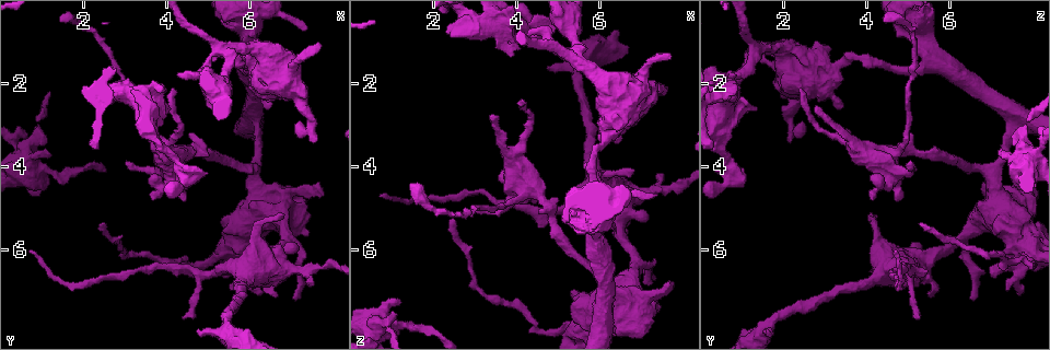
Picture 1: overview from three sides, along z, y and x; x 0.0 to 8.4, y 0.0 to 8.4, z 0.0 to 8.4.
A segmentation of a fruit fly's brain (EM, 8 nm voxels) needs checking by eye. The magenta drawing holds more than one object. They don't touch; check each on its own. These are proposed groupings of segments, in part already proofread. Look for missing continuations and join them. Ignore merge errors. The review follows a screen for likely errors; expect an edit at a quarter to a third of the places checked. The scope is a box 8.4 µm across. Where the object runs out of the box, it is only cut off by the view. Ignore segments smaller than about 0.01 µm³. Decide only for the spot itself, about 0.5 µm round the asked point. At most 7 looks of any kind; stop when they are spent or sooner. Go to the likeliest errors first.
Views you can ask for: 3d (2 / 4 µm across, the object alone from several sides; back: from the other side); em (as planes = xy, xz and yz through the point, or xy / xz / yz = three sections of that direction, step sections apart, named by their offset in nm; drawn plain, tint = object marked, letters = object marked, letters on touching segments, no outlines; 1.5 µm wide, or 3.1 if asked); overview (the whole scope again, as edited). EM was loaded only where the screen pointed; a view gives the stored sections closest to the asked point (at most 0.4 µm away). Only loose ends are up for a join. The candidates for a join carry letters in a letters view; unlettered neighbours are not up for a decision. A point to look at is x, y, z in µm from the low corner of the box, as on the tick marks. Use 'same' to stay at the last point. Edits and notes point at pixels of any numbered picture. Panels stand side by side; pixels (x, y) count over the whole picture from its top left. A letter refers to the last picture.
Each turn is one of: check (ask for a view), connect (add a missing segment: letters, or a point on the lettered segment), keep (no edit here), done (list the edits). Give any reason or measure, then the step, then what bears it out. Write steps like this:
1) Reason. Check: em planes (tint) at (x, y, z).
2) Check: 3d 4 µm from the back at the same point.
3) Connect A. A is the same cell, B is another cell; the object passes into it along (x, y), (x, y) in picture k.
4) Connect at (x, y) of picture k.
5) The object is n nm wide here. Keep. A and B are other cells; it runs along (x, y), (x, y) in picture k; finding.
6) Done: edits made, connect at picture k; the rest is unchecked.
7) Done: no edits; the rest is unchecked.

Thick end. Check: em yz step 4 (tint) at (2.30, 2.25, 0.80).

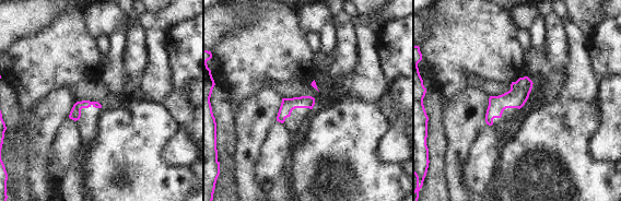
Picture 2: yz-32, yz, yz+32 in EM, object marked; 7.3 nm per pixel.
Check: em planes (letters) at the same point.

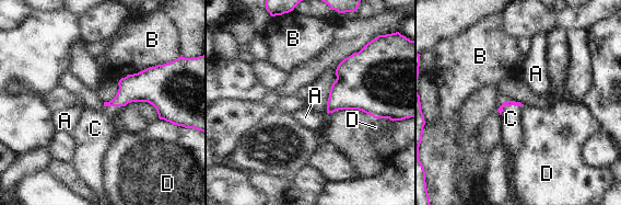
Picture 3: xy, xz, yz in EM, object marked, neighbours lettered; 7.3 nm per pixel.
Connect C. C is the same cell, A, B and D are other cells; it goes on there.

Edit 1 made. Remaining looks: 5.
Check: overview.

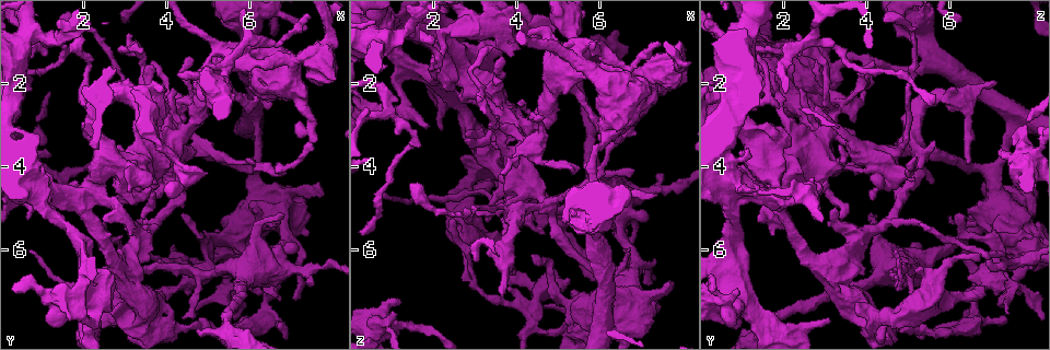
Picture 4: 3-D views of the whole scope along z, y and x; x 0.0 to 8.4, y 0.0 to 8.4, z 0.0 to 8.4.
Free end. Check: em xz step 4 (tint) at (4.80, 7.95, 1.60).

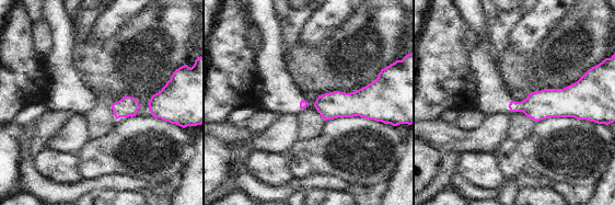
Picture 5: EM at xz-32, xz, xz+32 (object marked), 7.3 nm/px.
Another direction. Check: em planes (letters) at the same point.

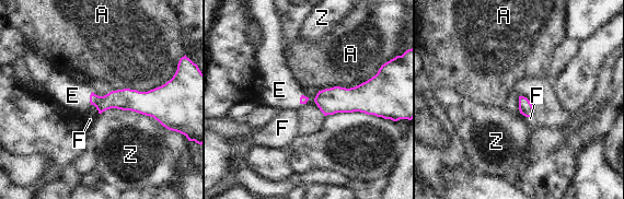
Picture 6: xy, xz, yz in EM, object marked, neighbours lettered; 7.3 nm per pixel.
The longest contact is with A, 480 nm. Connect E. E is the same cell, A, F and Z are other cells; it goes on there.

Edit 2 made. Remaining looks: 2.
An open end. Check: em planes (tint) at (6.65, 7.15, 5.50).

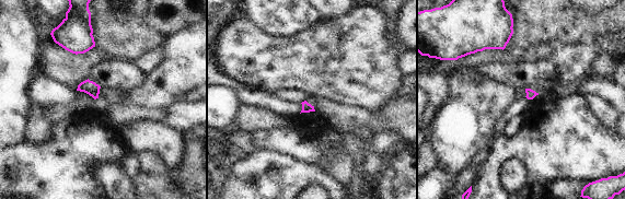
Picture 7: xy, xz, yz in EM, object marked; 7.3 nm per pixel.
Check: em planes (letters) at the same point.

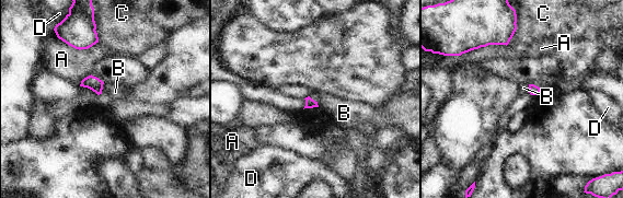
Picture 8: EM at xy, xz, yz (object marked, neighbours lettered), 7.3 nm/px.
Keep. A, B, C and D are other cells; no lettered segment goes on from it.

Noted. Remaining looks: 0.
Done: edits made, connect at picture 3, connect at picture 6; the rest is unchecked.

